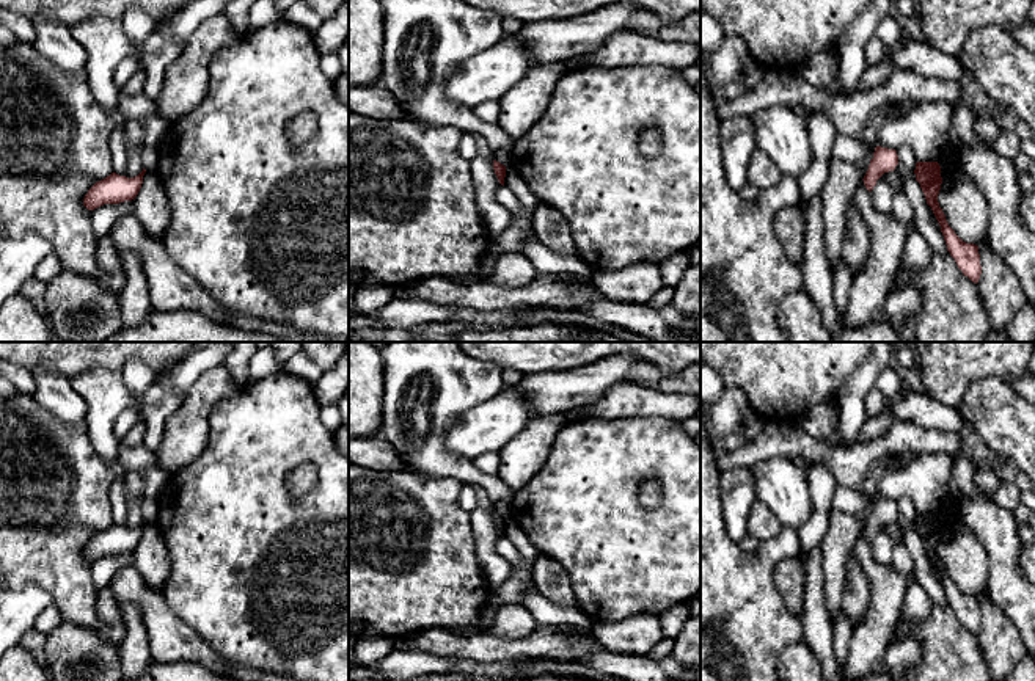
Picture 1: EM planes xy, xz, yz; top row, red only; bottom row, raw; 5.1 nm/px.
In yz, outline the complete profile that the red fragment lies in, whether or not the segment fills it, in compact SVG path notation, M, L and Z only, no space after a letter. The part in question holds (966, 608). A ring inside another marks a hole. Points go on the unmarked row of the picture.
M917 513L916 515L916 532L925 546L927 555L931 559L944 587L947 603L955 610L958 620L972 634L978 634L982 626L978 598L974 595L963 593L955 582L949 577L945 566L938 554L942 529L941 518L938 513Z

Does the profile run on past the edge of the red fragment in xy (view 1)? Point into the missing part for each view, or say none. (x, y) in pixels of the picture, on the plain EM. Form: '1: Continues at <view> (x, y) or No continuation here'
1: No continuation here

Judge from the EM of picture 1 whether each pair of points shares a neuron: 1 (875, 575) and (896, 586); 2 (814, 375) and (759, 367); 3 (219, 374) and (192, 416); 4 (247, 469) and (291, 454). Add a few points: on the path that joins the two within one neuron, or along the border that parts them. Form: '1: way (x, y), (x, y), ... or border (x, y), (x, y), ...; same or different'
1: way (880, 576), (891, 586); same
2: way (800, 372), (781, 372), (773, 367); same
3: way (214, 385), (197, 405); same
4: way (258, 458), (263, 454), (280, 454); same

